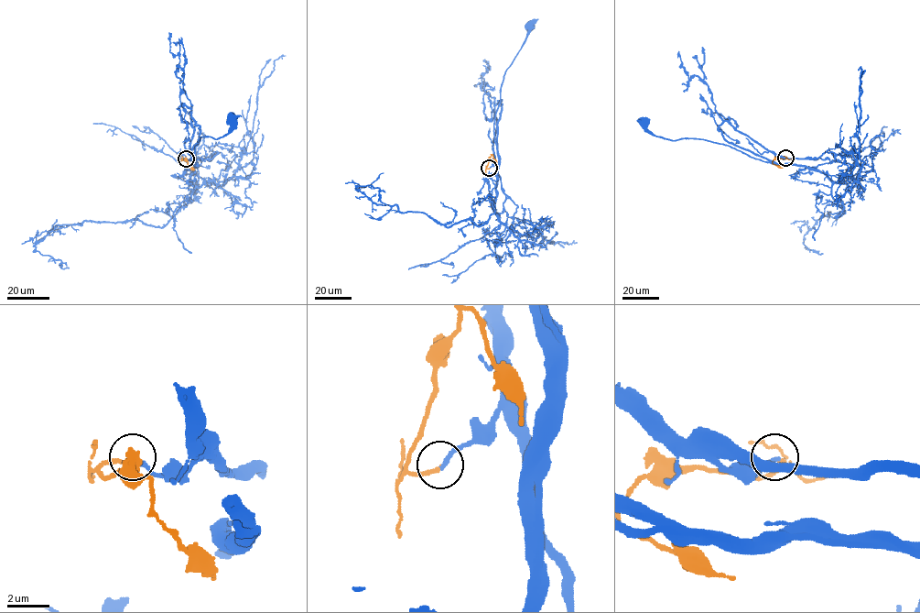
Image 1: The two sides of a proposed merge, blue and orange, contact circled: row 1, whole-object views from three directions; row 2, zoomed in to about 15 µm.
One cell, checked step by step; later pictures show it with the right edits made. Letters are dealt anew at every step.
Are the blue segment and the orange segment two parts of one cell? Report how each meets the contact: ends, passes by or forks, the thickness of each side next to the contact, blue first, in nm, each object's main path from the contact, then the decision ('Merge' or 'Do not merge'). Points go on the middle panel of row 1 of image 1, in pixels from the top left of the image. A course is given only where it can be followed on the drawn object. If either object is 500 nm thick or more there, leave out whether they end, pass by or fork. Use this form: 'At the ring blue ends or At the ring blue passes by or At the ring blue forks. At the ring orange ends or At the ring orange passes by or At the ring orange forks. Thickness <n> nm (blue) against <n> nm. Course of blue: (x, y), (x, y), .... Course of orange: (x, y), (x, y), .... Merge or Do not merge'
At the ring blue ends. At the ring orange ends. Thickness 240 nm (blue) against 160 nm. Course of blue: (490, 168), (494, 163), (495, 104), (501, 100), (497, 152), (494, 119), (500, 89), (528, 27). Course of orange: (490, 168), (486, 168), (491, 155), (496, 165). Merge

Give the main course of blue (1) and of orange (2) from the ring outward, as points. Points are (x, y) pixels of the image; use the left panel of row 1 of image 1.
1: (186, 158), (191, 158), (192, 116), (200, 129), (194, 163), (191, 150), (198, 139), (226, 135), (230, 119)
2: (186, 158), (182, 159), (186, 159), (193, 170)

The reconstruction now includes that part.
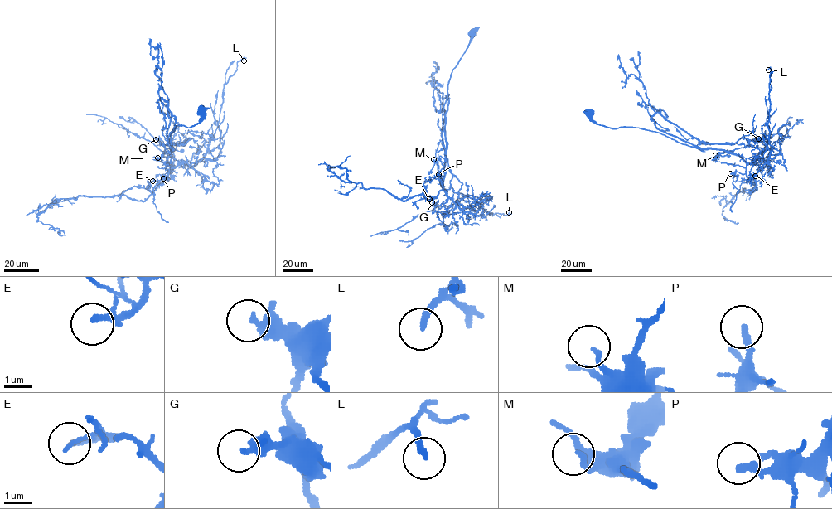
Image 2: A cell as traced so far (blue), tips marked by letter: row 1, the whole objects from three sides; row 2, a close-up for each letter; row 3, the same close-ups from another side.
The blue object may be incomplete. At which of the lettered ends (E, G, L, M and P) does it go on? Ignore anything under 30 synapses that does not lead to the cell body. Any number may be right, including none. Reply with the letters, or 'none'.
E, P

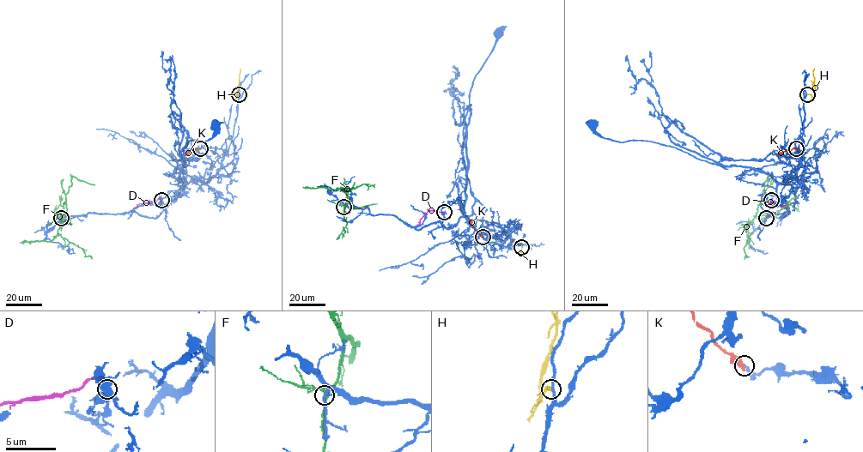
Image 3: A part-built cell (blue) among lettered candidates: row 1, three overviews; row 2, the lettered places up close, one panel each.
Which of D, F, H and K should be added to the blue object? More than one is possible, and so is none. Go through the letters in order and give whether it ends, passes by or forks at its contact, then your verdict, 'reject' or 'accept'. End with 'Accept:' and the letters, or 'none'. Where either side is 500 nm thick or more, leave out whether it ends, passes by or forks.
D: it ends | reject
F: it ends | reject
H: it ends | accept
K: it ends | reject
Accept: H

